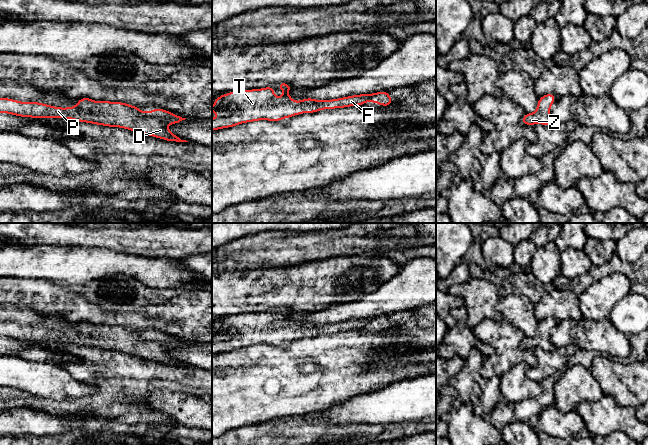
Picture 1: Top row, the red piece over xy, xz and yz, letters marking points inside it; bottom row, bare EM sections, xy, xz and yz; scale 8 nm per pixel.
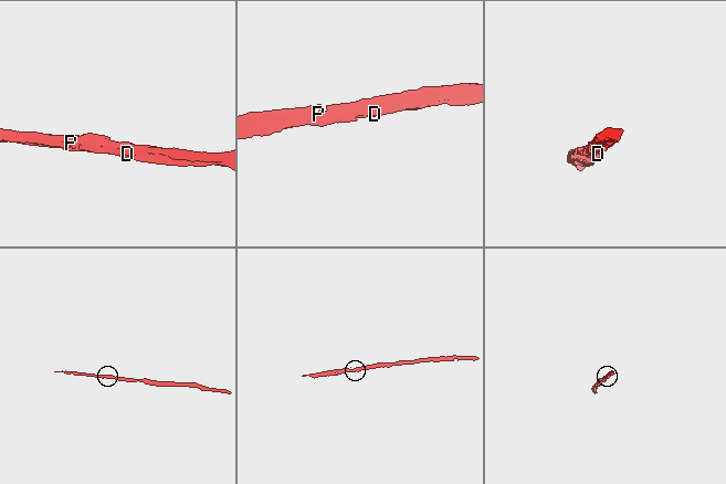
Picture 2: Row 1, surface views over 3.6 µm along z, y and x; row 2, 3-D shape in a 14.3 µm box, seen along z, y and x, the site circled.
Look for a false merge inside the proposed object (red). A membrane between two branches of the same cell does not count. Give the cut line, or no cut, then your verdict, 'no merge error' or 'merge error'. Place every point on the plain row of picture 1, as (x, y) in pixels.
no cut; no merge error

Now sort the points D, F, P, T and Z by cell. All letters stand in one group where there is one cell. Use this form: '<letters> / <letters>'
D F P T Z

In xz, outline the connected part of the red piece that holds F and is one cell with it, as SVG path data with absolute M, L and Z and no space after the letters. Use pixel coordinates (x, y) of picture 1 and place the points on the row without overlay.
M282 307L280 313L284 317L281 322L274 320L275 313L271 309L262 313L233 315L217 320L212 336L224 339L212 343L212 355L259 344L278 346L283 342L291 342L303 337L316 337L324 333L361 330L369 324L382 331L388 331L394 326L388 314L330 324L316 324L307 321L302 325L293 325L289 320L290 311L287 308Z

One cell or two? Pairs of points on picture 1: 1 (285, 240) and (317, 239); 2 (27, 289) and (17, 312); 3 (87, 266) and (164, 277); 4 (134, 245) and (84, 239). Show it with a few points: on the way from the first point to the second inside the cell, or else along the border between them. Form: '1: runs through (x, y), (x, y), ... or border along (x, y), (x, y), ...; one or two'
1: runs through (293, 240), (309, 240); one
2: border along (10, 304), (29, 305), (43, 312); two
3: runs through (106, 266), (135, 266), (145, 269); one
4: runs through (122, 239), (96, 239); one

